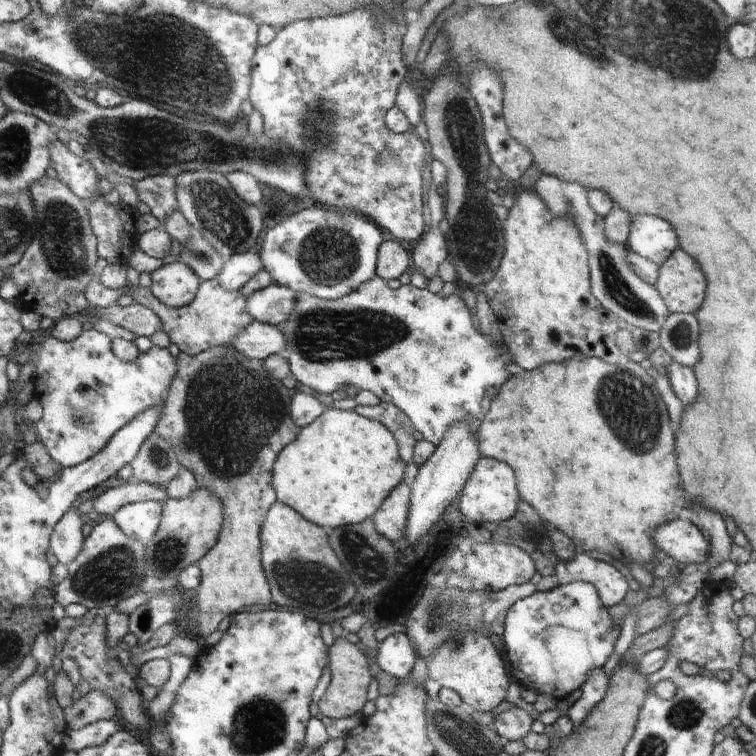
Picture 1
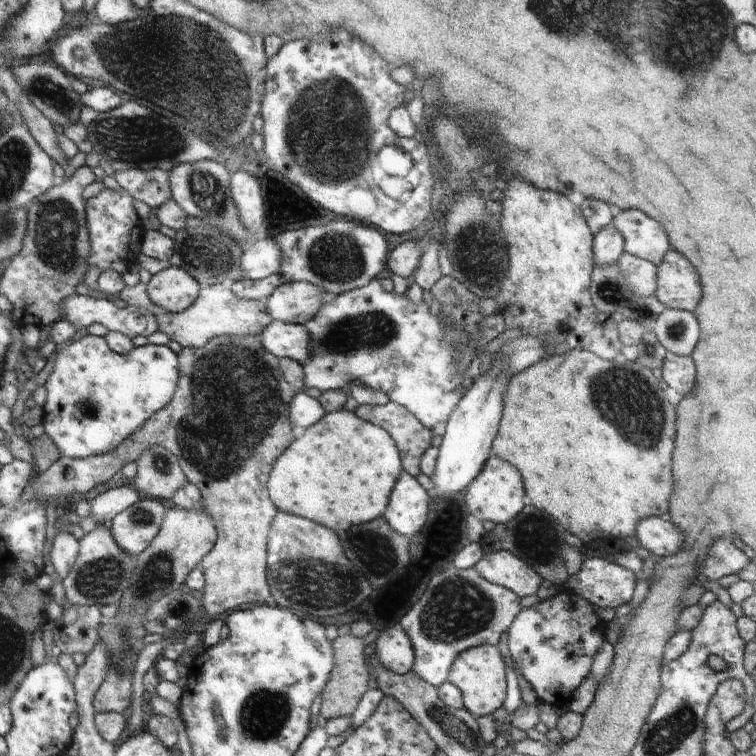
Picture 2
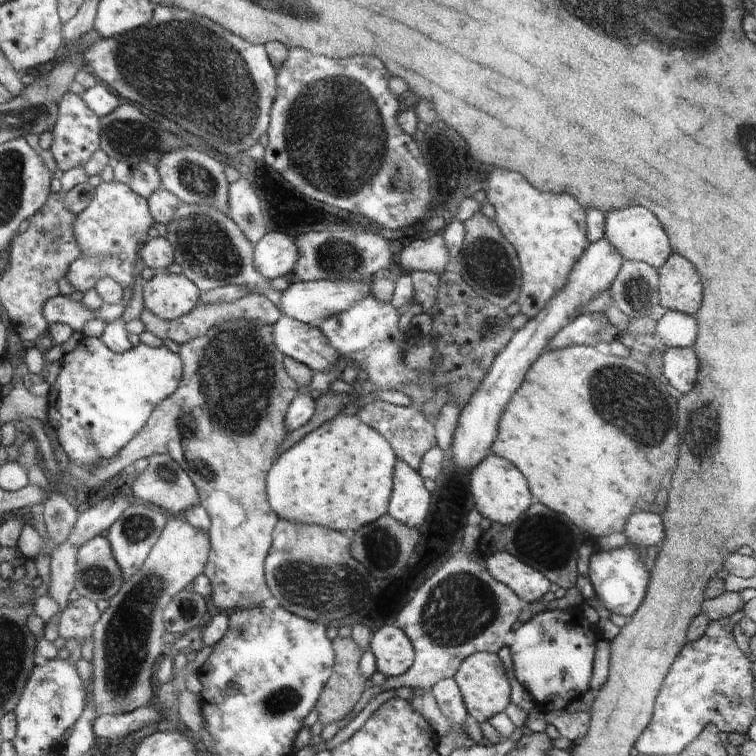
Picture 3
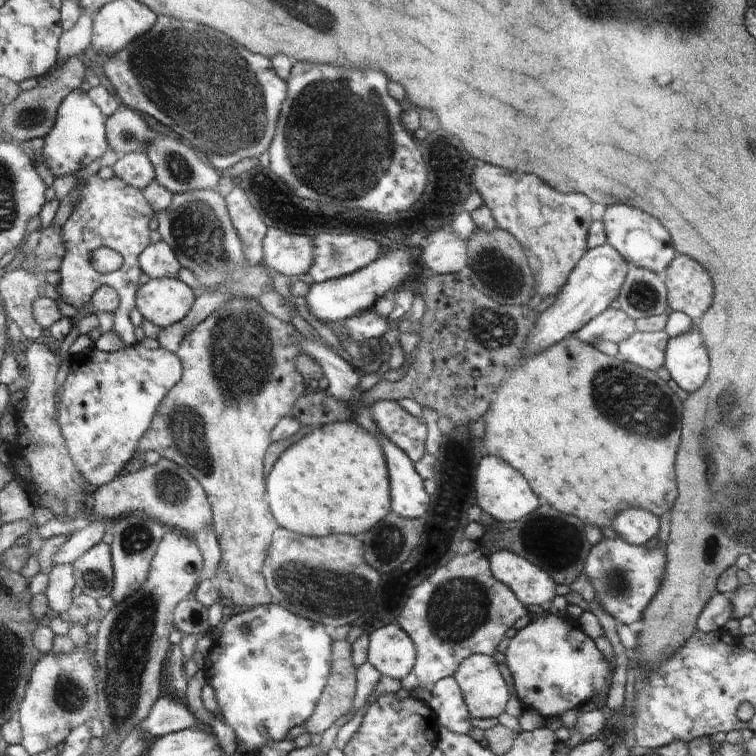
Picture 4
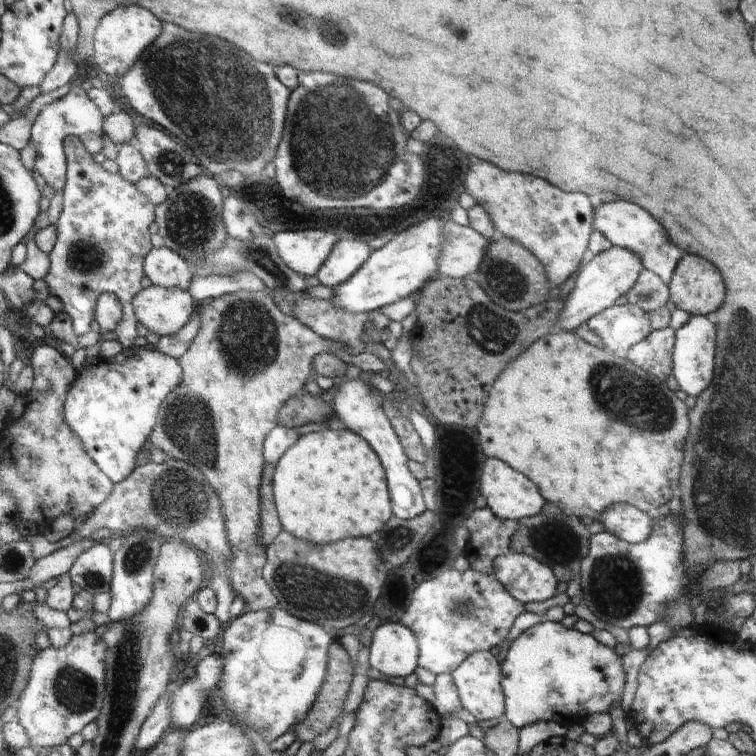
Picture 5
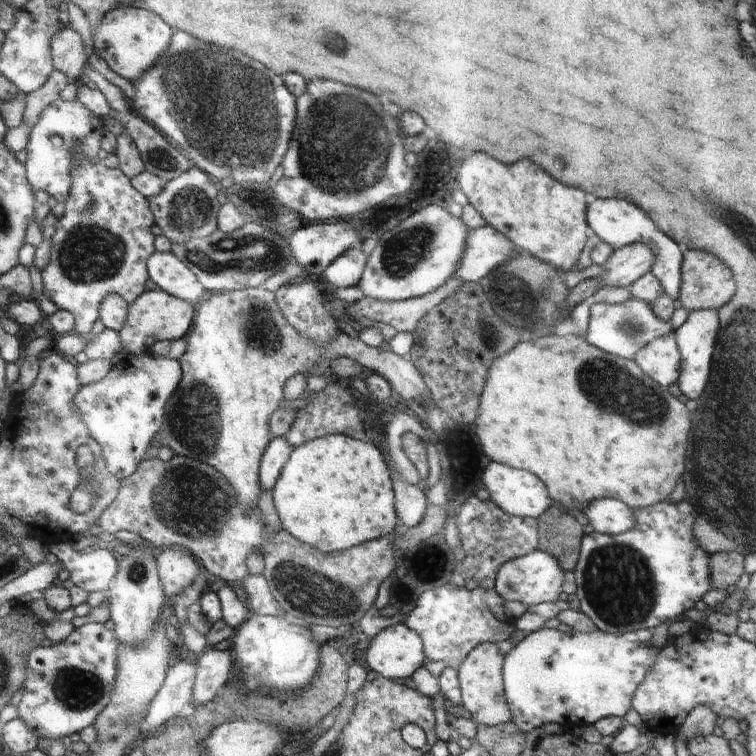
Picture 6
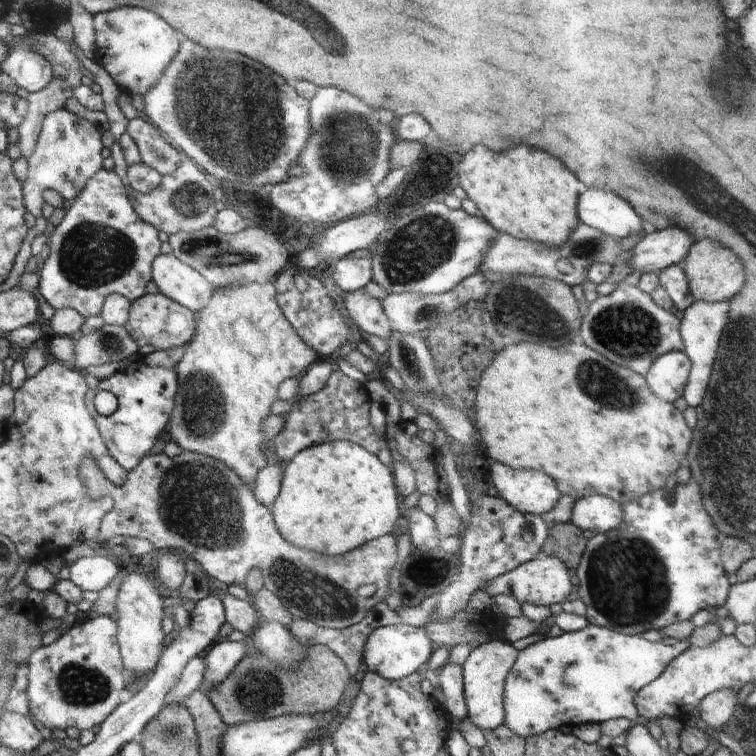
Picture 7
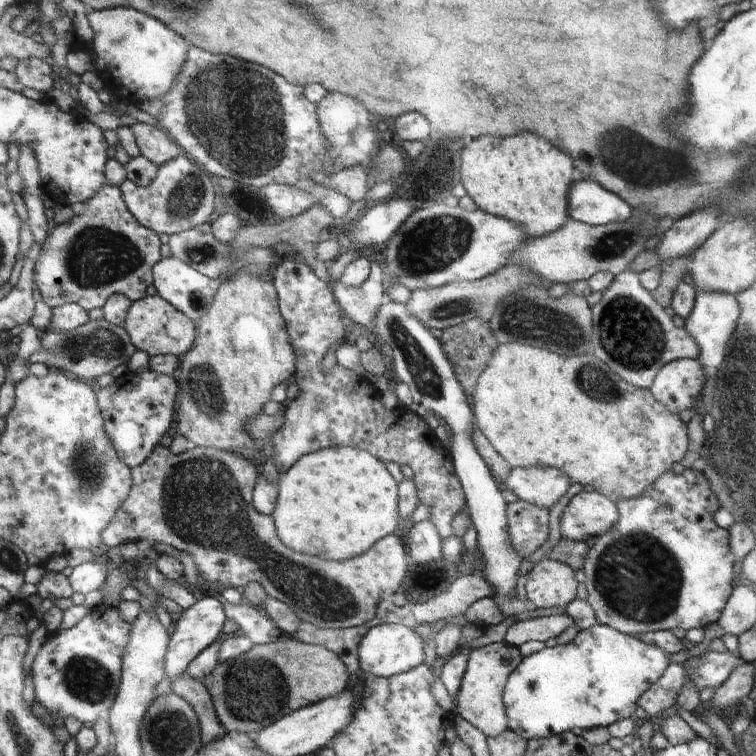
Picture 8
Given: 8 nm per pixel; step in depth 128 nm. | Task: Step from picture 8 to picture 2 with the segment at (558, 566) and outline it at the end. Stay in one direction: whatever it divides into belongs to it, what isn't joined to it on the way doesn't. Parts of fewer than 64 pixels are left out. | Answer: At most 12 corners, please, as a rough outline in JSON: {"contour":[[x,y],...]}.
{"contour":[[507,550],[485,552],[473,568],[521,597],[542,582]]}

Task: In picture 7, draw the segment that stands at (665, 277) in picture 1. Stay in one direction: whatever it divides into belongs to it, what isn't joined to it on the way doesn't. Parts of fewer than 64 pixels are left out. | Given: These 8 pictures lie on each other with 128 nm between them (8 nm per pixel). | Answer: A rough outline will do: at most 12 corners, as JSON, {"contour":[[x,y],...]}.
{"contour":[[700,238],[682,263],[695,300],[722,302],[744,284],[740,260]]}

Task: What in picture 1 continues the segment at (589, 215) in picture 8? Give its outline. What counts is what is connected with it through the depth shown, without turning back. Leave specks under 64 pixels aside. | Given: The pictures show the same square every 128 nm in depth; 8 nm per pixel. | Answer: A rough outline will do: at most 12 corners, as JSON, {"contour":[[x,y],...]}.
{"contour":[[632,216],[627,247],[660,265],[678,246],[670,222]]}

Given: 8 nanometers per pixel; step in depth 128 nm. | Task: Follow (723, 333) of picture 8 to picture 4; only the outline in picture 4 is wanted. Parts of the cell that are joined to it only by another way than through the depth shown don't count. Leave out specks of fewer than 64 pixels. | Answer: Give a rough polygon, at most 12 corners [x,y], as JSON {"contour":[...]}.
{"contour":[[698,328],[668,339],[665,367],[695,393],[710,364]]}

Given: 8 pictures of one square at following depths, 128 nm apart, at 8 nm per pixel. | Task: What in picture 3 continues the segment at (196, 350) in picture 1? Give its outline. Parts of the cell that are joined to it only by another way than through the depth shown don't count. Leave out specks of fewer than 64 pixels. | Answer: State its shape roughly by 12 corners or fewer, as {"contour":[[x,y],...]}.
{"contour":[[260,293],[238,302],[200,304],[164,320],[148,307],[148,331],[180,345],[230,320],[273,325],[279,308]]}

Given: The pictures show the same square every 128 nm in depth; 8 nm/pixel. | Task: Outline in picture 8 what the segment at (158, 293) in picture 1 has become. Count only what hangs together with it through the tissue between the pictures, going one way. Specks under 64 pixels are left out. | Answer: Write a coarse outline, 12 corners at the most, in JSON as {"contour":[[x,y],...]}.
{"contour":[[159,294],[126,327],[151,357],[188,354],[198,323]]}

